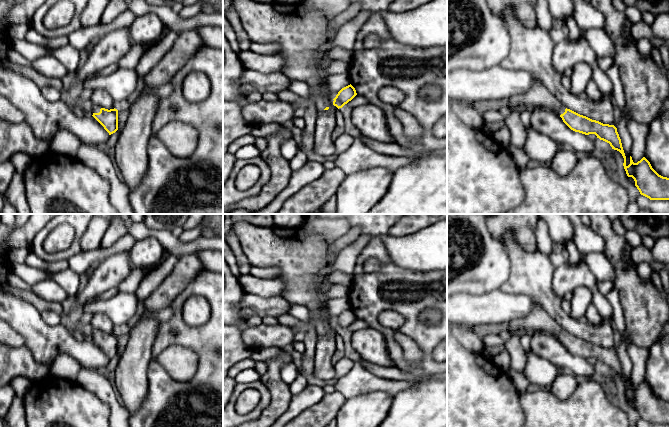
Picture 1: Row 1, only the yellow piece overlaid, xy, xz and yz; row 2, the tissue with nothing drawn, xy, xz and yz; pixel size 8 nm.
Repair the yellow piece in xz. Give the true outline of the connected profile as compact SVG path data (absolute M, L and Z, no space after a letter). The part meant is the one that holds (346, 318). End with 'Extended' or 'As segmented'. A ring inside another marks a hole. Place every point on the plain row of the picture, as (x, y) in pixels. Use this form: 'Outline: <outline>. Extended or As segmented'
Outline: M350 308L342 312L333 323L333 329L338 333L351 325L357 319L355 312Z. As segmented

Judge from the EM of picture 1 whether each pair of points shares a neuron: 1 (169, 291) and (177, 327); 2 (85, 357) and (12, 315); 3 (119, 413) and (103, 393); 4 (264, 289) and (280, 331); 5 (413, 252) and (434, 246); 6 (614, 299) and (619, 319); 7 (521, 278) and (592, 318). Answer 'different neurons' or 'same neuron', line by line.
1: different neurons
2: same neuron
3: same neuron
4: different neurons
5: same neuron
6: same neuron
7: different neurons

